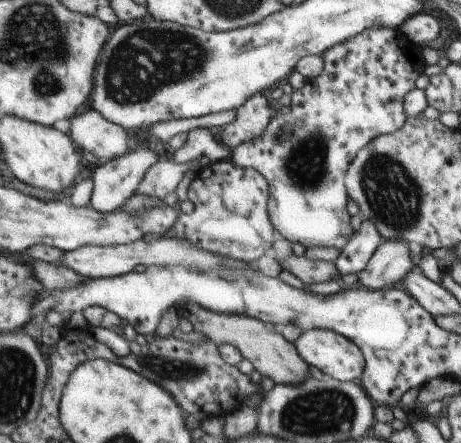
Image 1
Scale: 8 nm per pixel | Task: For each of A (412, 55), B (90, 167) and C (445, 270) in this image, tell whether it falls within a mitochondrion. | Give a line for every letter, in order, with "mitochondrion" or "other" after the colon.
A: other
B: other
C: other

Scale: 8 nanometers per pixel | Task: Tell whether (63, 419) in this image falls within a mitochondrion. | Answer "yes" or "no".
no

